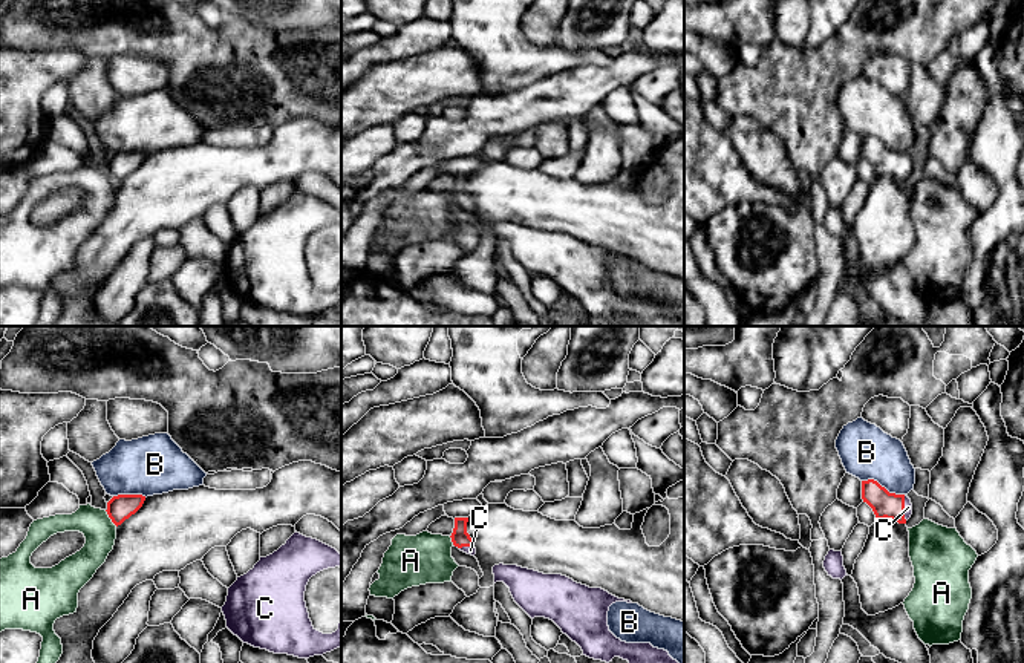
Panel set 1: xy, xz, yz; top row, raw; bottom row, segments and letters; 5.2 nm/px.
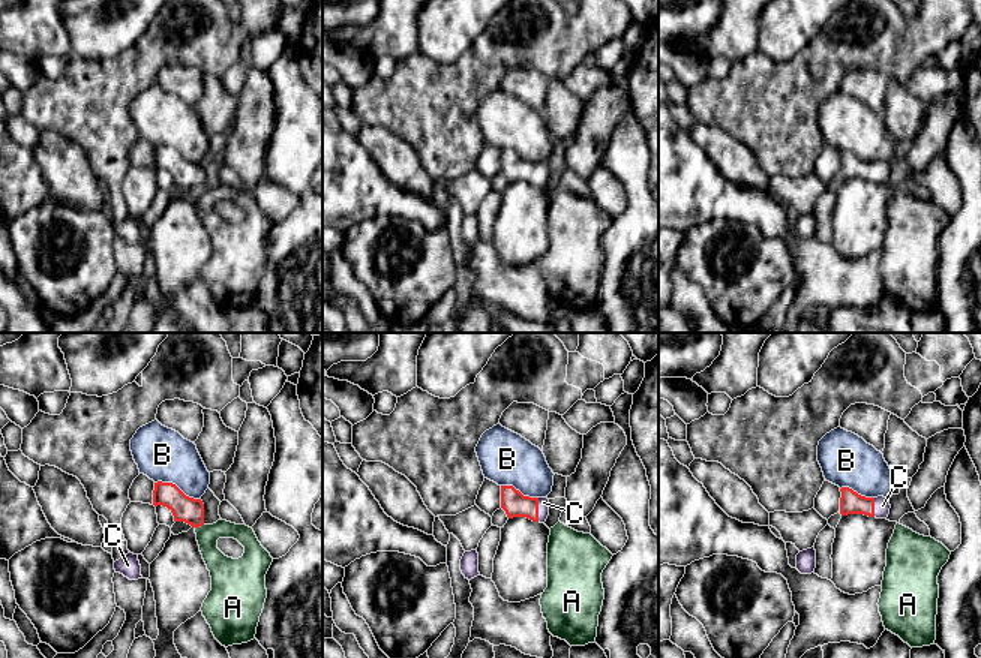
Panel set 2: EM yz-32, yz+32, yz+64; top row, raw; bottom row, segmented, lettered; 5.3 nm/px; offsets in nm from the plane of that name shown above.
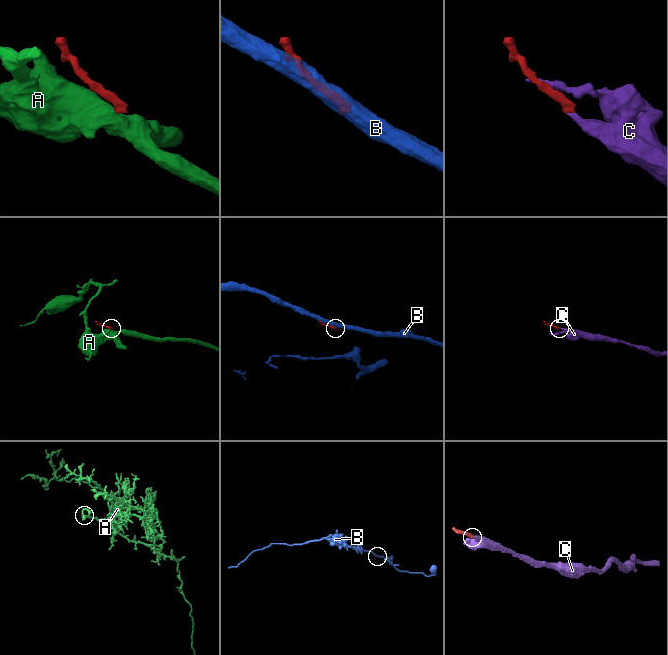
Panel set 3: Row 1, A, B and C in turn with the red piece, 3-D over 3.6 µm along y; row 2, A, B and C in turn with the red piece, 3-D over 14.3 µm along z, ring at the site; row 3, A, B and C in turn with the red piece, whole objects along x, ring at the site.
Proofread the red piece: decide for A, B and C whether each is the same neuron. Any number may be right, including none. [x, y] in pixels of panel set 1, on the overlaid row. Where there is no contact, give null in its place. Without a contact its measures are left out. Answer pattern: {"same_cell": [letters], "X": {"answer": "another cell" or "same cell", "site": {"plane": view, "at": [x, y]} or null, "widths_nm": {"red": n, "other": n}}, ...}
{"same_cell": ["C"], "A": {"answer": "another cell", "site": {"plane": "xy", "at": [109, 516]}, "widths_nm": {"red": 140, "other": 170}}, "B": {"answer": "another cell", "site": {"plane": "yz", "at": [883, 487]}, "widths_nm": {"red": 140, "other": 280}}, "C": {"answer": "same cell", "site": {"plane": "yz", "at": [903, 507]}, "widths_nm": {"red": 140, "other": 50}}}

